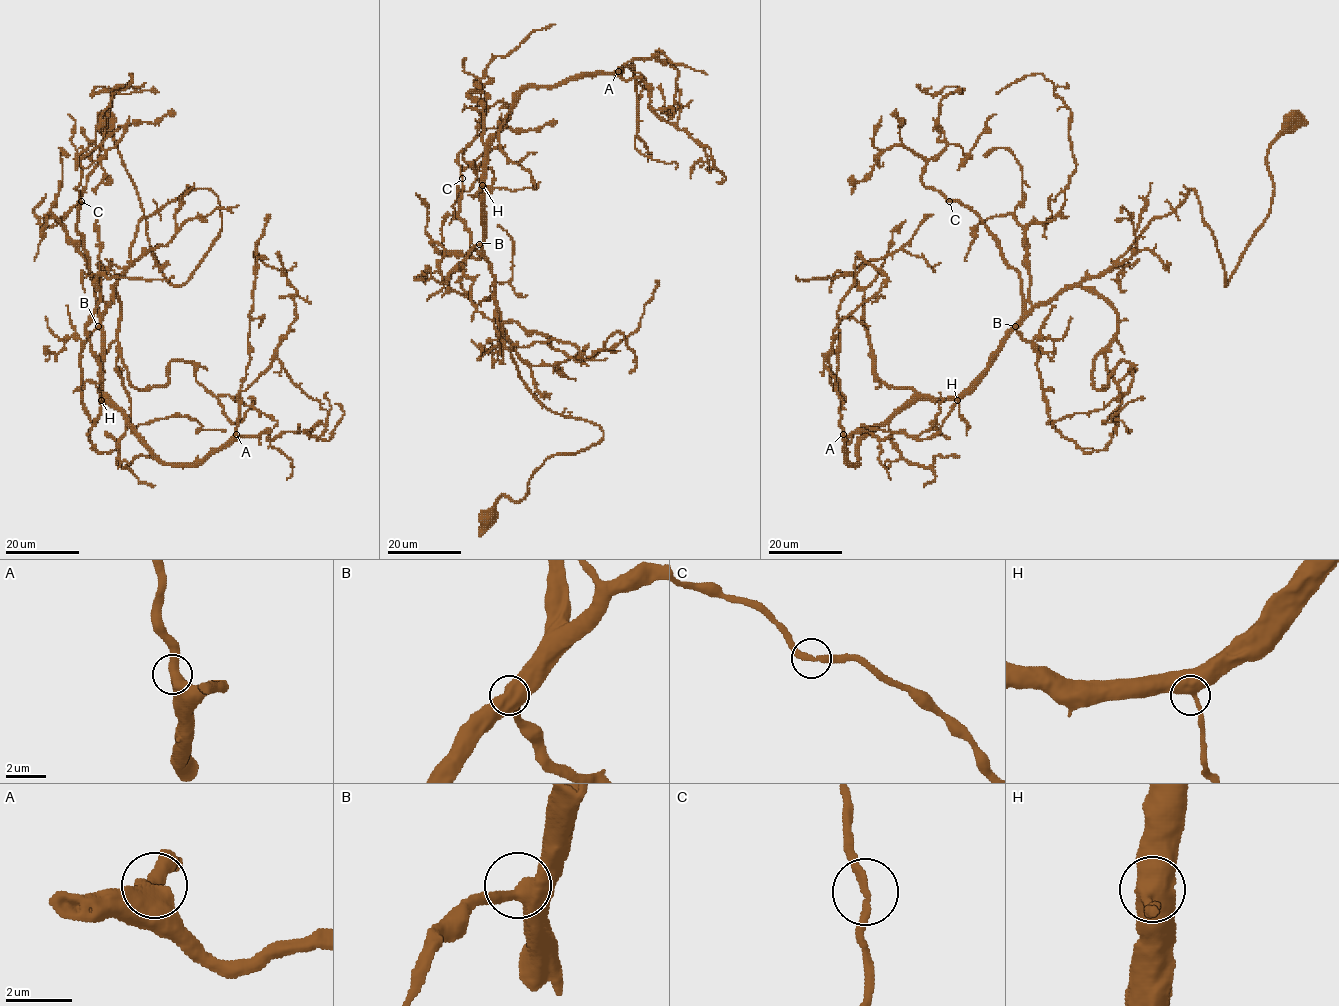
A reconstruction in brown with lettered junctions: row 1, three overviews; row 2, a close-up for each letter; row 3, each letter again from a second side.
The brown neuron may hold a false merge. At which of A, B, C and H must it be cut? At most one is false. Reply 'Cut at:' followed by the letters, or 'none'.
Cut at: none

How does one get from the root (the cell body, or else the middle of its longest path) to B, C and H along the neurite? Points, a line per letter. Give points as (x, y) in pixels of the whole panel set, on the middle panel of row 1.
B: (485, 519), (503, 495), (521, 500), (547, 459), (585, 449), (603, 431), (551, 411), (520, 378), (479, 244)
C: (485, 519), (603, 431), (520, 378), (491, 264), (458, 218), (463, 178)
H: (485, 519), (503, 495), (521, 500), (547, 459), (603, 431), (551, 411), (519, 376), (483, 249), (482, 185)

